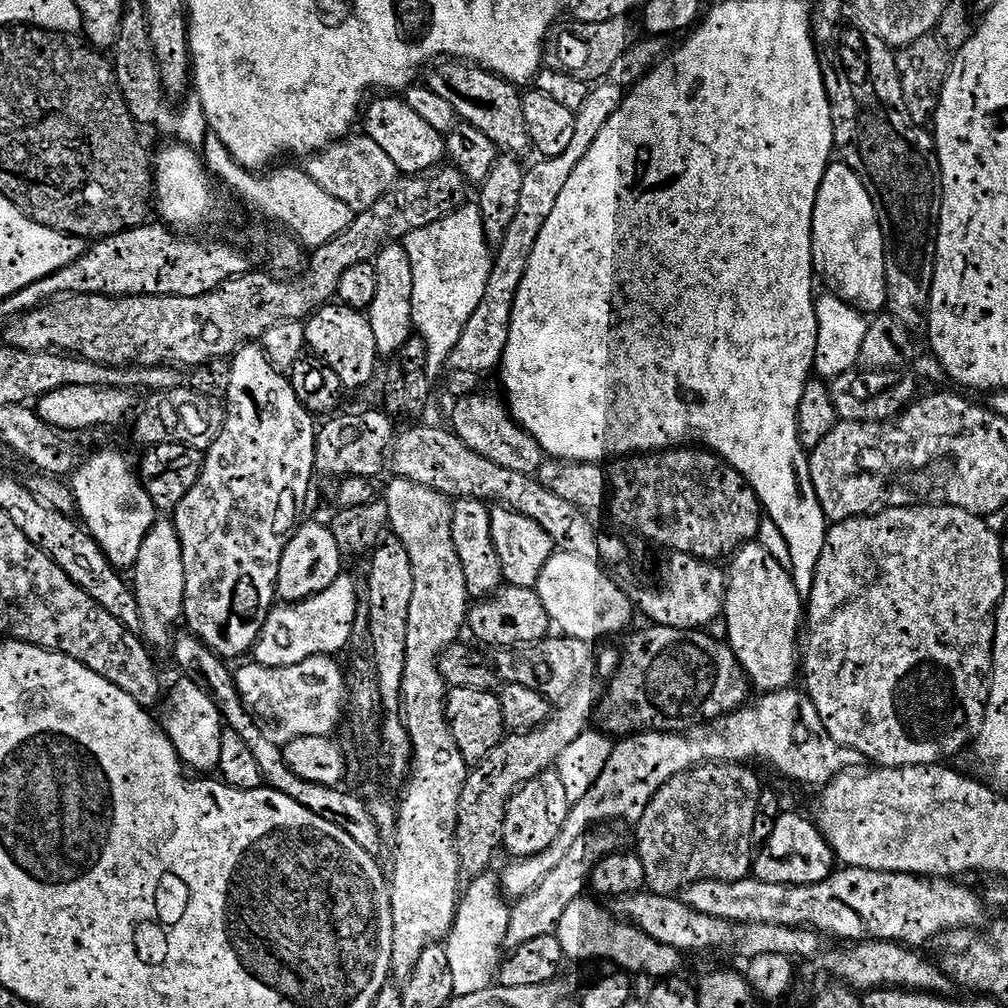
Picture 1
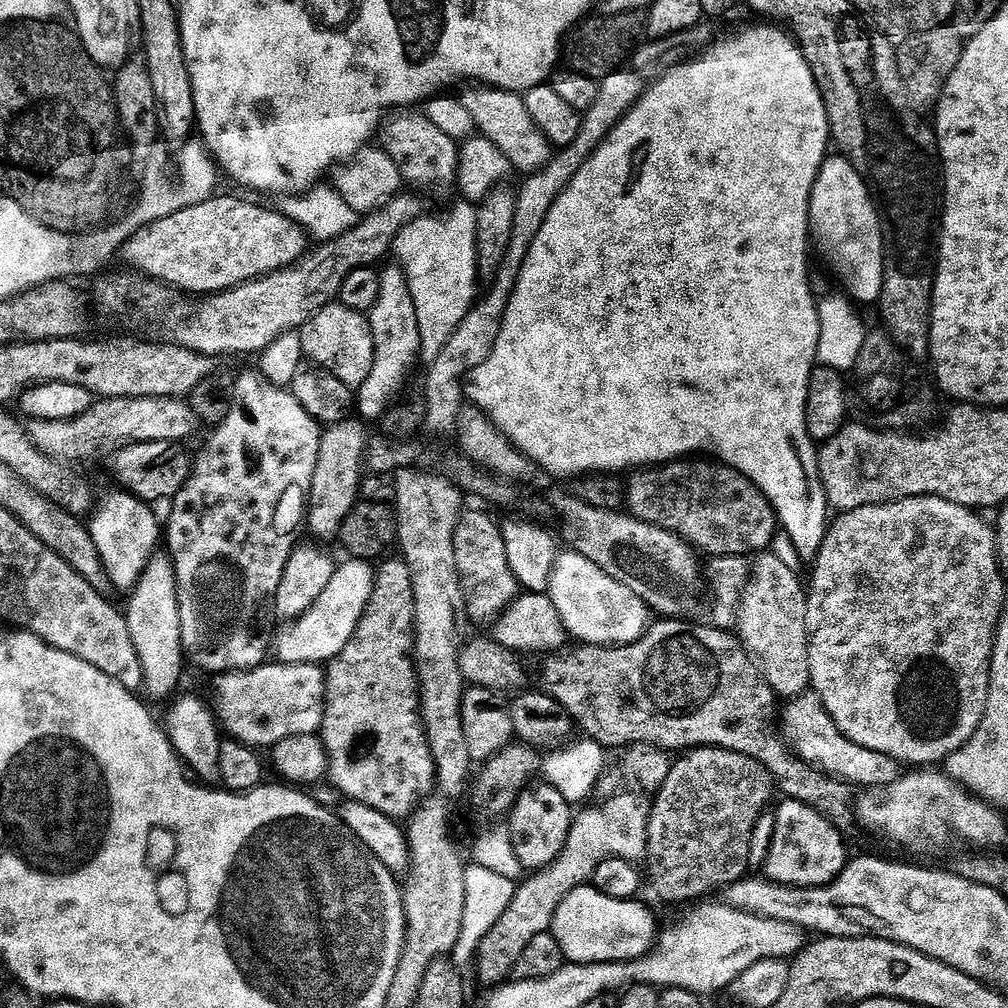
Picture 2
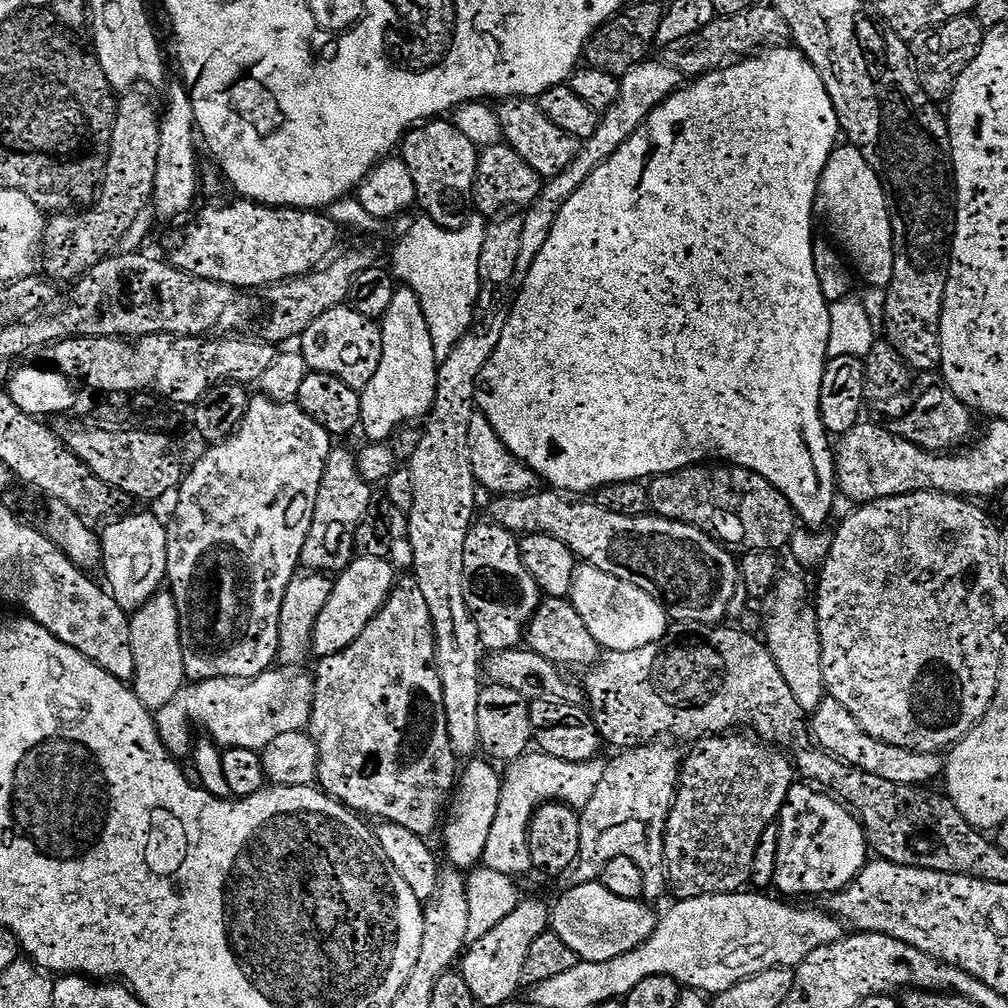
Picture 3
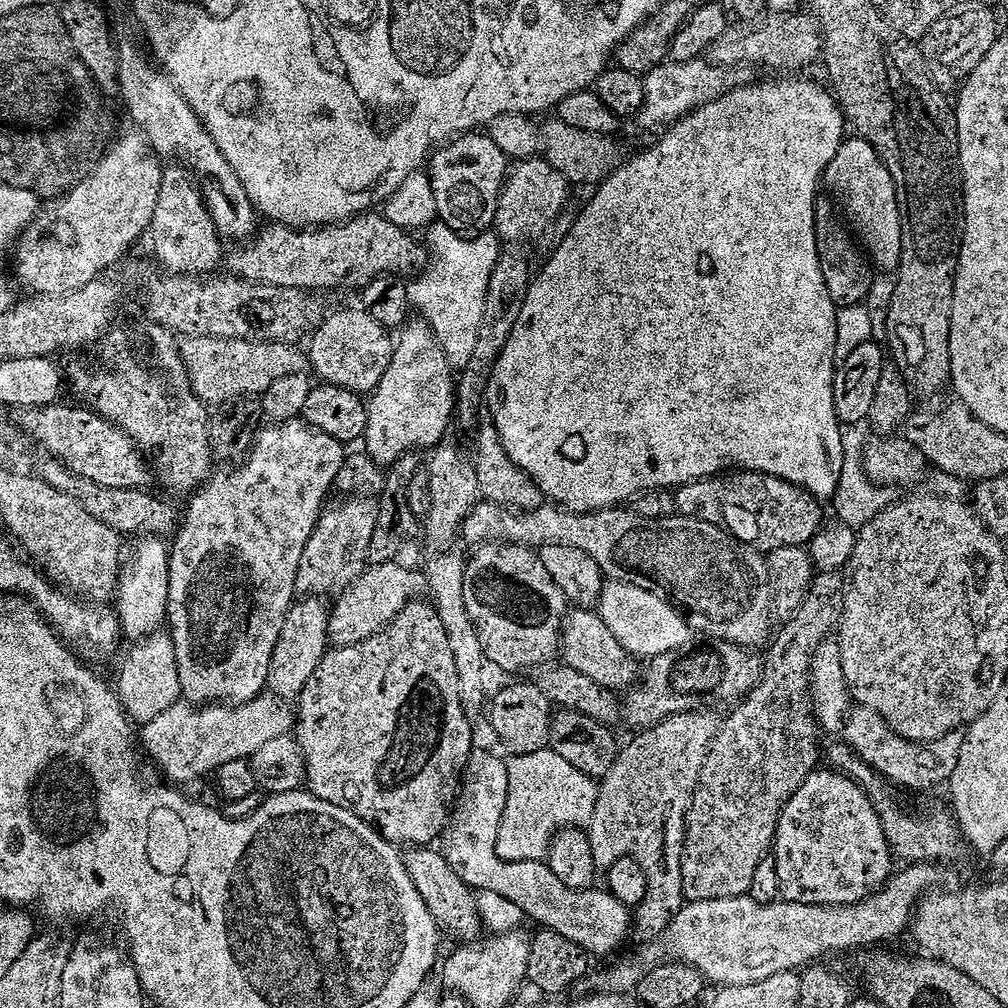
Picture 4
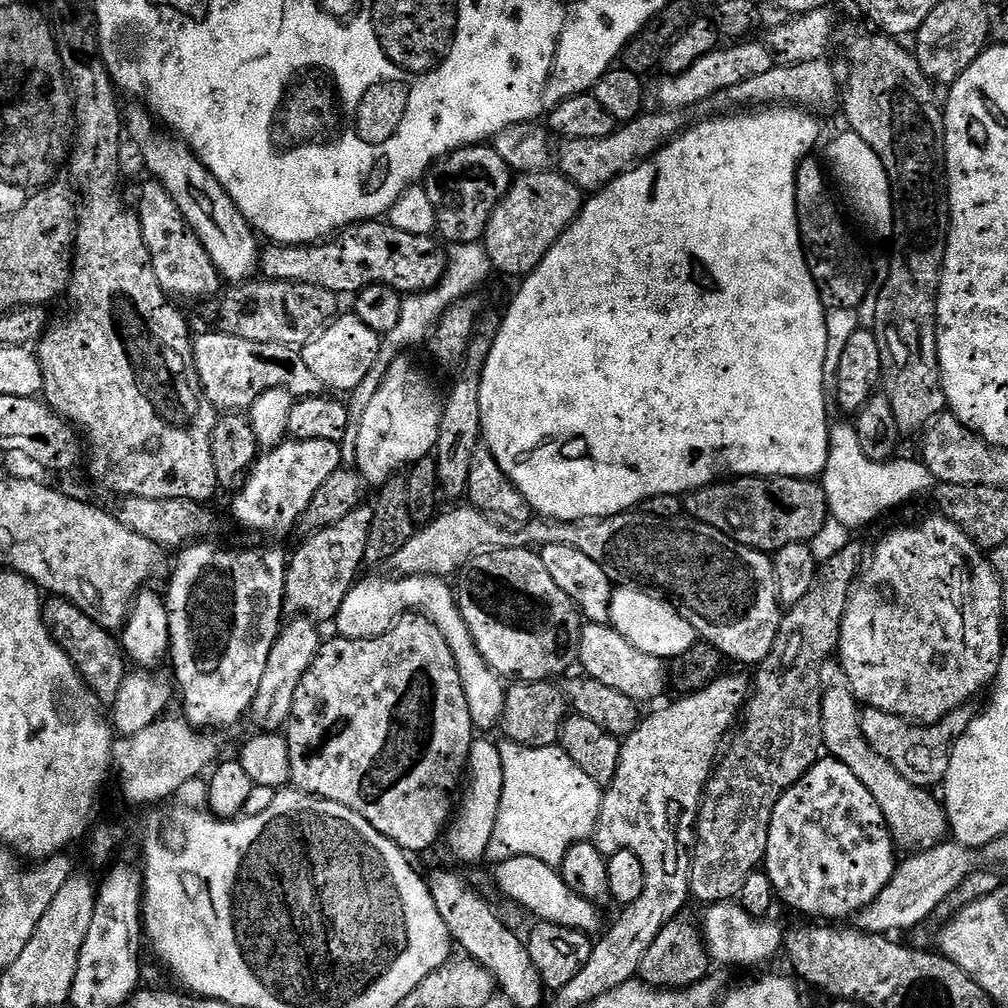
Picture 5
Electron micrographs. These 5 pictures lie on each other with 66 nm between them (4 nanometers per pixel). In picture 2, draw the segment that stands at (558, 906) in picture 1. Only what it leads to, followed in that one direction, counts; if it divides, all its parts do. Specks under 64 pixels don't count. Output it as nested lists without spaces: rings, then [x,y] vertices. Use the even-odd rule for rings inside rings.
[[[616,794],[610,797],[608,800],[604,801],[602,804],[598,805],[596,808],[588,808],[589,806],[583,807],[584,809],[581,813],[580,811],[575,815],[573,819],[570,834],[567,836],[567,846],[564,847],[562,854],[546,868],[541,868],[538,871],[535,871],[523,885],[522,883],[515,889],[515,894],[511,901],[510,906],[508,906],[506,912],[502,916],[499,923],[497,923],[494,928],[490,931],[490,933],[485,937],[485,939],[481,942],[480,947],[476,953],[476,959],[474,962],[474,969],[476,968],[478,972],[478,976],[481,982],[486,985],[490,986],[489,988],[498,986],[502,983],[505,983],[510,977],[511,974],[515,971],[516,964],[521,957],[522,952],[524,952],[526,946],[532,942],[532,939],[536,938],[541,933],[548,932],[552,927],[553,918],[557,912],[558,906],[561,905],[562,901],[565,900],[566,895],[572,893],[574,890],[578,888],[585,887],[590,881],[592,876],[597,872],[598,866],[603,864],[603,862],[609,861],[610,858],[620,857],[621,854],[628,854],[628,850],[630,850],[630,854],[634,854],[634,852],[638,852],[640,850],[640,826],[642,824],[648,824],[648,821],[644,818],[644,816],[651,816],[651,814],[642,814],[644,812],[644,807],[647,806],[647,801],[645,798],[643,799],[640,796],[634,796],[632,794]],[[626,828],[634,828],[636,832],[638,832],[638,836],[636,838],[630,838],[628,840],[628,846],[626,846]]]

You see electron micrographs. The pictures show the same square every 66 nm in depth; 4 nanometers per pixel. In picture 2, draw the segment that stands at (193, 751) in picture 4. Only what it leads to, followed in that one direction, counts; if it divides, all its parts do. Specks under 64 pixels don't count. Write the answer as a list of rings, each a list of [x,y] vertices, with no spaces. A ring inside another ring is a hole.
[[[266,662],[253,670],[223,673],[215,682],[214,708],[221,729],[253,750],[273,748],[292,732],[315,736],[324,725],[326,672],[321,665]]]

